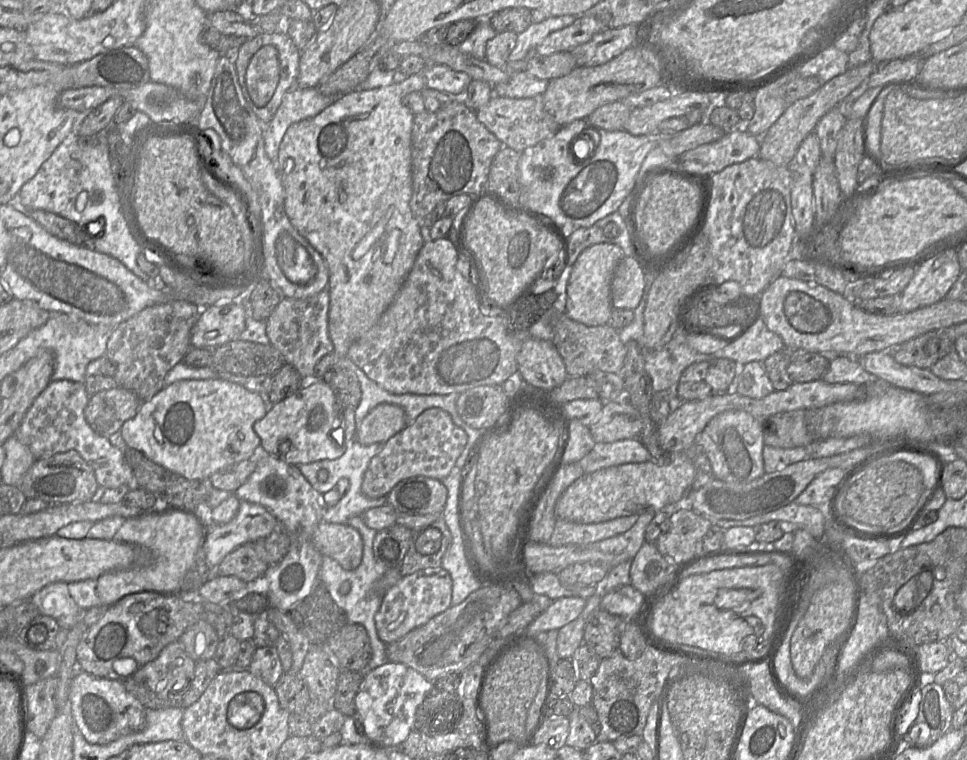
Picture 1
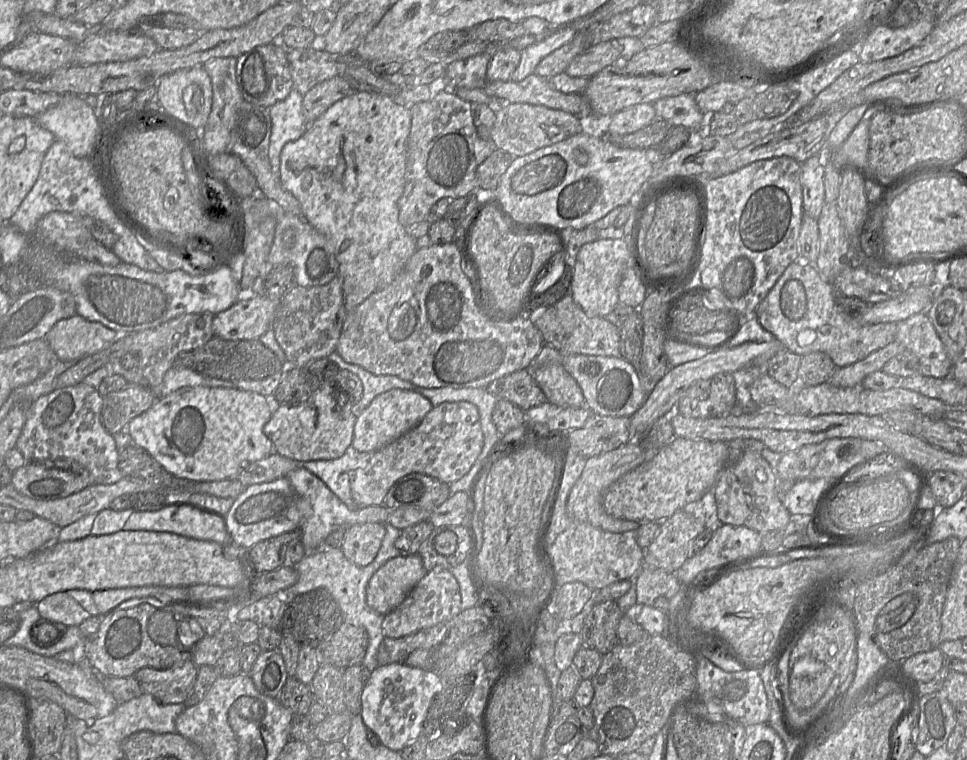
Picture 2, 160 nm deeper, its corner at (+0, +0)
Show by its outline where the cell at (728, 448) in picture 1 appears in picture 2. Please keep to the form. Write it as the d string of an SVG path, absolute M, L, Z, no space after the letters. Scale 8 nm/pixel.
M746 448L734 463L726 465L719 473L711 490L699 500L688 503L682 511L693 515L705 527L719 524L745 526L765 534L769 531L789 531L792 515L784 507L776 493L776 473L757 449Z

